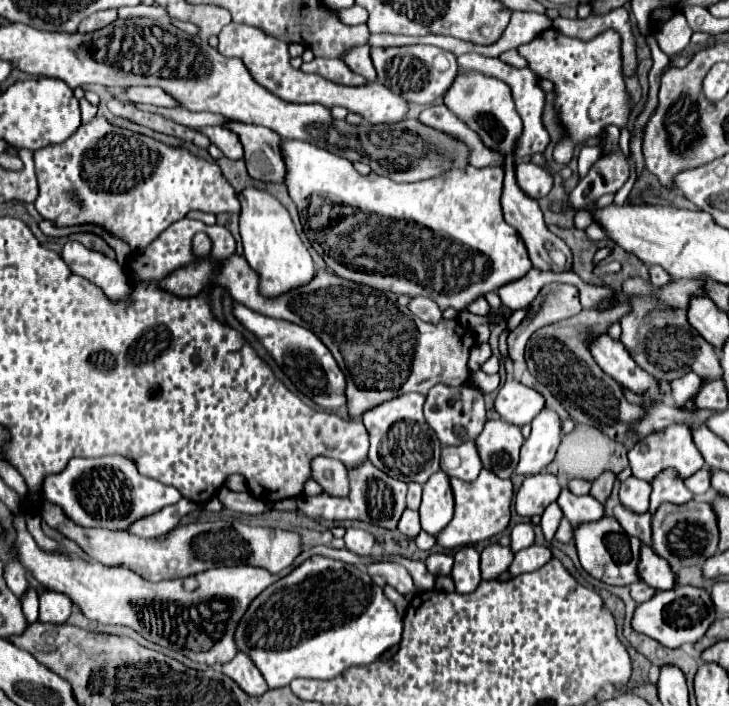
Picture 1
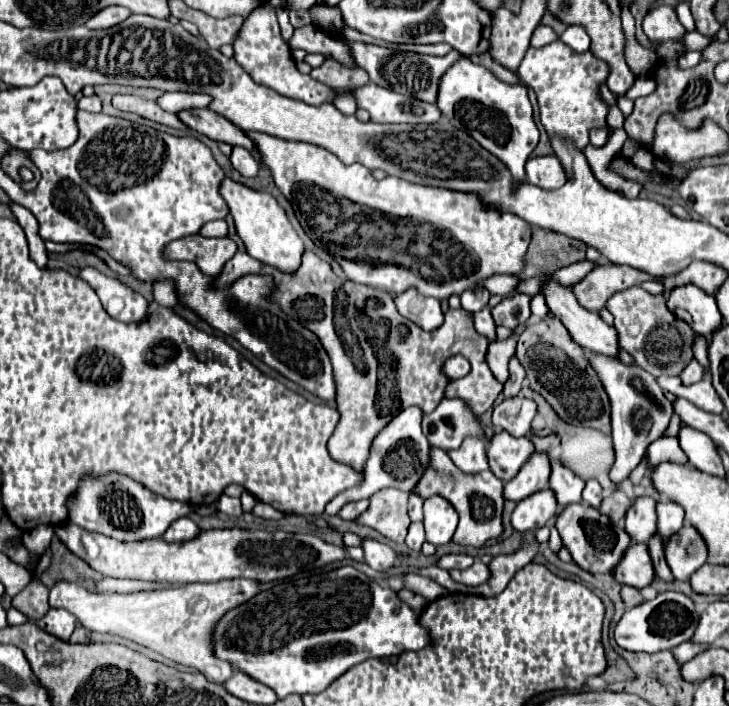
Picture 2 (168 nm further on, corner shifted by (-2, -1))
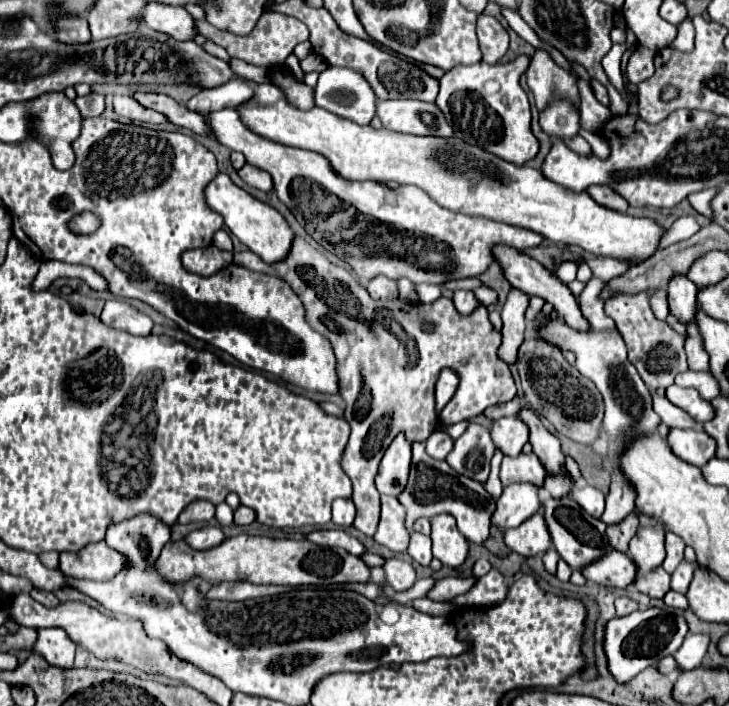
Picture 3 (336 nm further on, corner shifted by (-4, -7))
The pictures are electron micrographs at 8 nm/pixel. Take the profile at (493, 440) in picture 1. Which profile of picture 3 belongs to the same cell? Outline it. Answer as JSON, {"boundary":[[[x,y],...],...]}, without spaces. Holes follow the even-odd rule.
{"boundary":[[[520,453],[518,457],[504,457],[502,461],[502,471],[500,471],[502,485],[524,483],[524,481],[542,485],[544,477],[546,471],[534,453]]]}

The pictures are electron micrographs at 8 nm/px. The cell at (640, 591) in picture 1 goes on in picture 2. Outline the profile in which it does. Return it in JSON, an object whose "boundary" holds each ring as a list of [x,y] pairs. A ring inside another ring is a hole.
{"boundary":[[[628,585],[622,587],[620,597],[622,597],[626,609],[630,609],[630,607],[634,607],[634,605],[640,605],[640,603],[644,601],[644,597],[640,595],[640,591],[638,591],[638,589],[632,589],[632,587],[628,587]]]}

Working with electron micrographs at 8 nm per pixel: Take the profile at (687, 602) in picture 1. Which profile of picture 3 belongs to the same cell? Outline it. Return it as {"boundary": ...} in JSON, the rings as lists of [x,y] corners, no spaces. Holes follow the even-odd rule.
{"boundary":[[[648,607],[644,611],[634,611],[626,617],[614,617],[606,625],[604,651],[608,657],[608,667],[618,683],[630,681],[642,669],[656,665],[666,655],[674,655],[688,633],[688,623],[680,613],[672,613],[660,607]]]}

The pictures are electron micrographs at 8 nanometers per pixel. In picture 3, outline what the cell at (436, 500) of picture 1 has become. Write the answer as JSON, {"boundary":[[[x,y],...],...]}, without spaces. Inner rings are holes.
{"boundary":[[[436,515],[430,519],[432,525],[432,553],[446,567],[460,567],[468,555],[468,541],[458,531],[454,517]]]}

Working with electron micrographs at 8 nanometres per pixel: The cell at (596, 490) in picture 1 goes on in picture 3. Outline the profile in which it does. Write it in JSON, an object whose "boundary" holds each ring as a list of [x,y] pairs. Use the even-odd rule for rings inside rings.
{"boundary":[[[630,513],[630,517],[626,517],[626,521],[620,521],[618,525],[612,525],[608,527],[608,539],[610,539],[610,545],[618,551],[628,551],[628,541],[634,537],[638,529],[638,515],[636,513]]]}

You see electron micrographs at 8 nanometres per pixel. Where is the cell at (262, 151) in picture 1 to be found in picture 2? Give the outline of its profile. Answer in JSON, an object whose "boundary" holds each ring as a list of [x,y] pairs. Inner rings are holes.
{"boundary":[[[186,109],[186,111],[180,111],[178,117],[180,117],[180,121],[184,125],[188,125],[194,131],[198,131],[200,135],[210,137],[212,141],[246,147],[260,161],[260,155],[258,155],[254,143],[242,133],[242,129],[238,129],[234,123],[230,123],[222,115],[214,113],[212,109]]]}

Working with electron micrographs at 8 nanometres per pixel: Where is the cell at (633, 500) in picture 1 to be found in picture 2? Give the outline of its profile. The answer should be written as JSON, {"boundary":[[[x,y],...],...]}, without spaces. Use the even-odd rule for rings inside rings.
{"boundary":[[[652,497],[634,499],[626,519],[624,529],[634,543],[648,543],[656,533],[656,501]]]}

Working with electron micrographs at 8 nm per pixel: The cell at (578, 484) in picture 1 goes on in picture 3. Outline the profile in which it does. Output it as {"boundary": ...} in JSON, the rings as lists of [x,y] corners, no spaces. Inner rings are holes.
{"boundary":[[[576,487],[570,497],[586,511],[590,513],[592,517],[600,517],[602,515],[602,509],[604,509],[604,493],[598,491],[596,487]]]}

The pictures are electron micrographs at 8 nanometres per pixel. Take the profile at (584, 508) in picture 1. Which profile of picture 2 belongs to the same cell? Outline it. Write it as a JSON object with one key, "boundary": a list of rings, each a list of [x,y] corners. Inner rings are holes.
{"boundary":[[[550,457],[550,467],[552,467],[550,489],[554,491],[558,505],[582,501],[580,495],[582,495],[582,489],[584,489],[584,481],[574,471],[564,467],[560,459]]]}

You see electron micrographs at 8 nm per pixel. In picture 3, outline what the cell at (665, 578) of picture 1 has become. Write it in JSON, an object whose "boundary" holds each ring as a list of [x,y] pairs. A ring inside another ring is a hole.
{"boundary":[[[616,549],[606,553],[606,557],[594,561],[592,565],[582,569],[584,577],[598,585],[608,585],[608,587],[620,587],[626,589],[634,583],[638,569],[634,561],[626,553],[618,553]]]}

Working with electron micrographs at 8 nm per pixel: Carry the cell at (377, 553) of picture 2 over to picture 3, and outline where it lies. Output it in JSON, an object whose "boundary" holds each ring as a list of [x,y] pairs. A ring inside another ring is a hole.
{"boundary":[[[386,559],[386,567],[384,567],[384,573],[386,573],[386,581],[396,589],[396,591],[402,591],[402,589],[408,589],[414,585],[416,581],[416,571],[410,563],[402,561],[402,559]]]}

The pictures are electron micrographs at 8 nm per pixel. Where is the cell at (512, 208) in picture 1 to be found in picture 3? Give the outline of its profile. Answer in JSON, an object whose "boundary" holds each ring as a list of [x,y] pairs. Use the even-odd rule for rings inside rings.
{"boundary":[[[518,55],[514,61],[504,65],[488,65],[482,61],[474,65],[458,65],[444,73],[436,105],[458,139],[484,147],[486,151],[516,165],[524,165],[536,157],[540,143],[530,129],[528,95],[520,87],[520,75],[528,69],[528,63],[528,55]]]}

